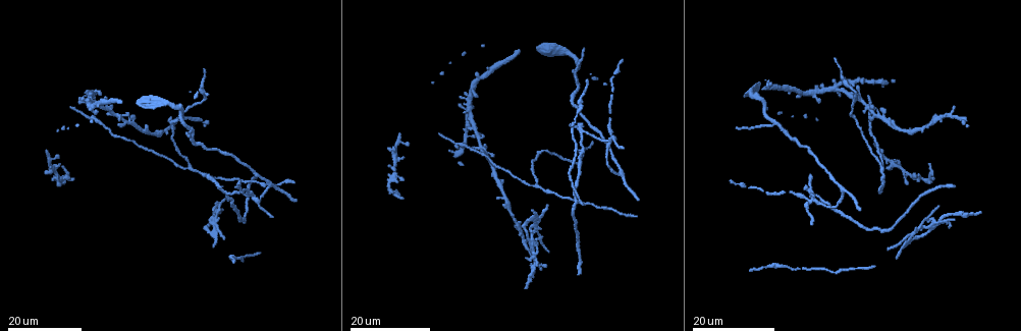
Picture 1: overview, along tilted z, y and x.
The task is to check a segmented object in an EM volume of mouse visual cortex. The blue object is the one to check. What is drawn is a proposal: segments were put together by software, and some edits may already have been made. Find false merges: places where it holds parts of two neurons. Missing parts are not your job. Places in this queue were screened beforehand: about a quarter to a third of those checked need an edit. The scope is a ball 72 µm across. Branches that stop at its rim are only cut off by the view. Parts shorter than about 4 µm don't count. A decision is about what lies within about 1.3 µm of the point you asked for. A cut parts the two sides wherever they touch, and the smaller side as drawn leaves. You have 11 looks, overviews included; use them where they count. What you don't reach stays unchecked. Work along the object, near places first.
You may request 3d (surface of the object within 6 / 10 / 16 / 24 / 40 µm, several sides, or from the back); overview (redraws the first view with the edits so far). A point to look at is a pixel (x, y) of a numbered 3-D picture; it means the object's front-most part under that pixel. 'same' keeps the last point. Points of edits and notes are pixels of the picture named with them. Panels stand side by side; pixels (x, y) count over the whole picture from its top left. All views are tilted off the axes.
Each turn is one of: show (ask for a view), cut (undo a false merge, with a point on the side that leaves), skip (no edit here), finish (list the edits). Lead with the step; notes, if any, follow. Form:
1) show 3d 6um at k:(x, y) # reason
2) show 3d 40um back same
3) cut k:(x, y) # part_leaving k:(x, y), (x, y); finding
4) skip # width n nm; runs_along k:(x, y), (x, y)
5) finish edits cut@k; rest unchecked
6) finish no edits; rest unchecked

show 3d 24um at 1:(842, 193) # four-way junction

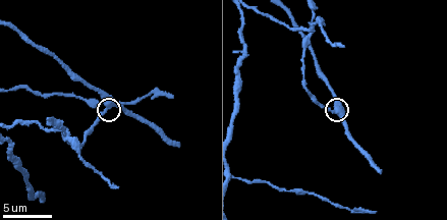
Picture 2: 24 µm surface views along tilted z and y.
show 3d 6um at 2:(107, 107)

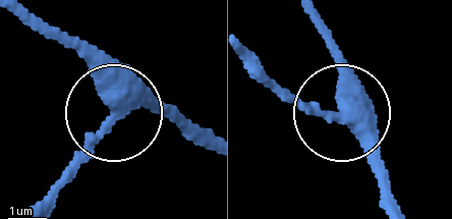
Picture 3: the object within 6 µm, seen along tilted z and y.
skip # side_arm 10 um; runs_along 3:(35, 16), (85, 63), (108, 107), (140, 100), (184, 117); one neuron here

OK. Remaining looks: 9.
show 3d 16um at 1:(882, 168) # three arms meet

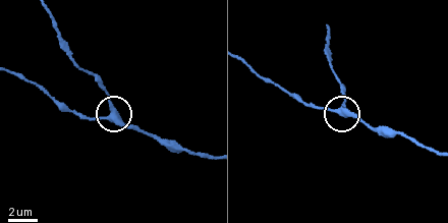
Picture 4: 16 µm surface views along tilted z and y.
show 3d 6um at 4:(342, 114)

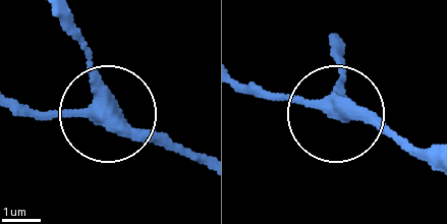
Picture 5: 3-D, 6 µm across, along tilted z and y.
skip # width 350 nm; continuous, no second neuron

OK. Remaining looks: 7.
show 3d 24um at 1:(127, 121) # three arms meet

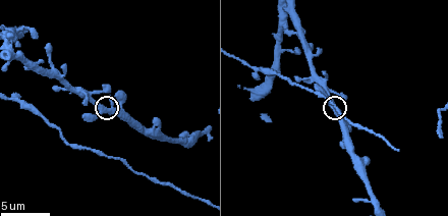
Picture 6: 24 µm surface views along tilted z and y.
show 3d 10um at 6:(102, 111) # closer look

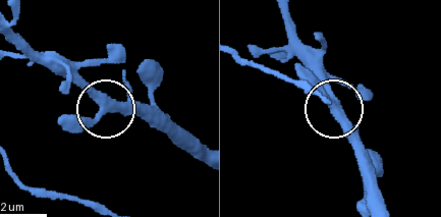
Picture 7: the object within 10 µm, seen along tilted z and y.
skip # runs_along 7:(282, 11), (333, 114), (369, 154); one neuron here

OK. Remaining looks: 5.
show 3d 16um at 1:(775, 121) # a fork

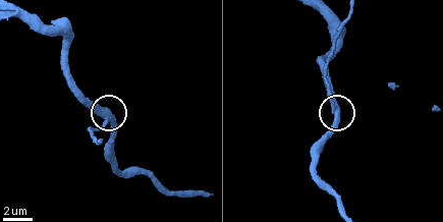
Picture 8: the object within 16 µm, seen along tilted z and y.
show 3d 10um at 8:(105, 120)

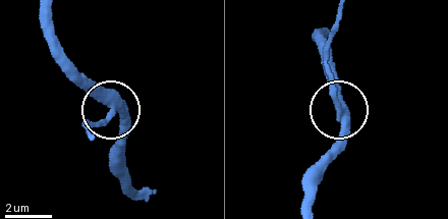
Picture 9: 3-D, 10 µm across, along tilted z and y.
cut 9:(97, 125) # side_arm 11 um; part_leaving 9:(340, 108), (326, 57), (337, 17); a second neuron is stuck on

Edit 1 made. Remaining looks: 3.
finish edits cut@9; rest unchecked

